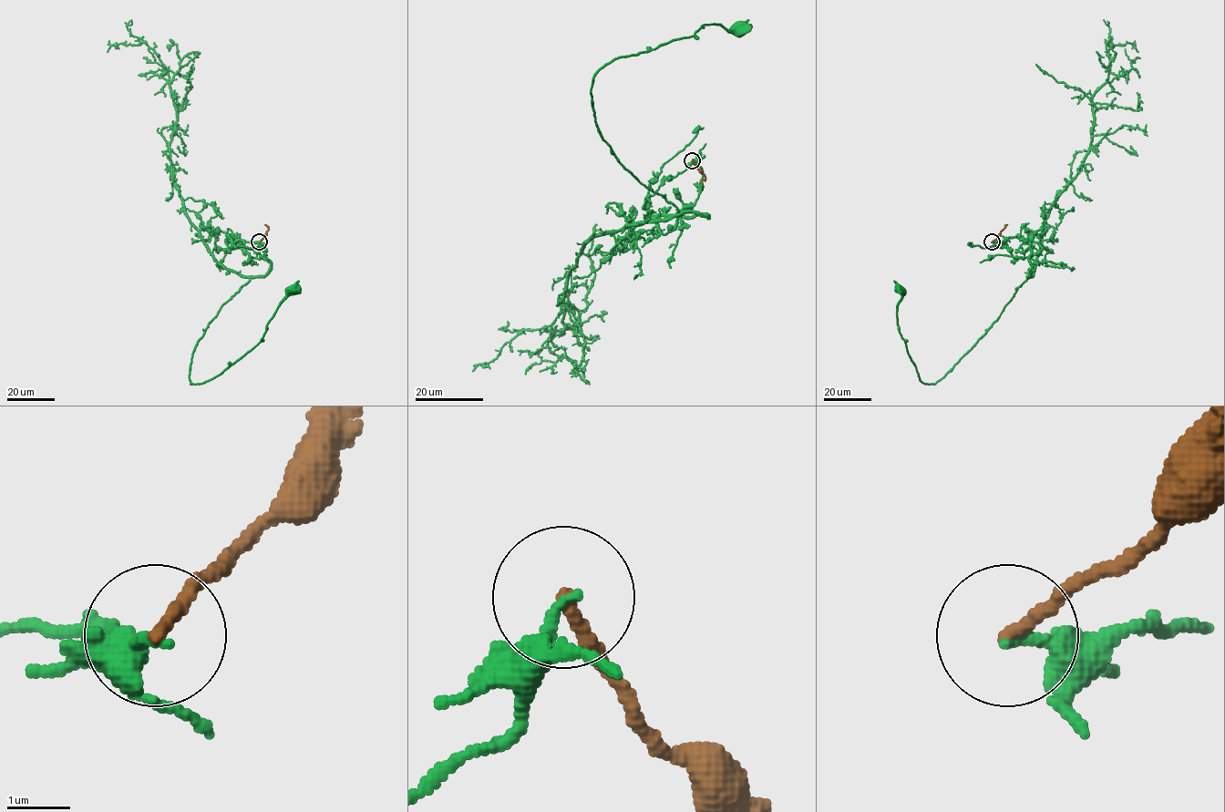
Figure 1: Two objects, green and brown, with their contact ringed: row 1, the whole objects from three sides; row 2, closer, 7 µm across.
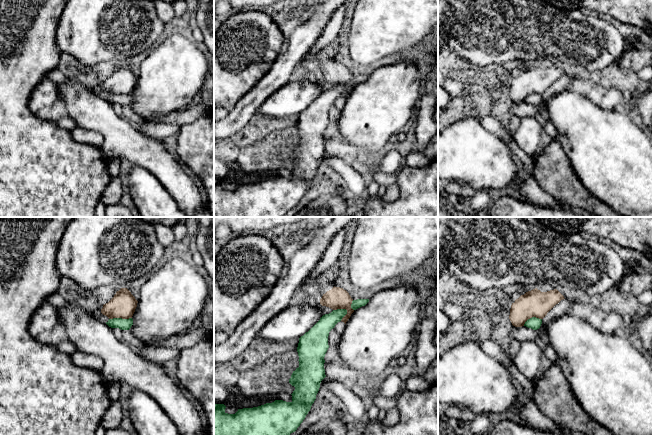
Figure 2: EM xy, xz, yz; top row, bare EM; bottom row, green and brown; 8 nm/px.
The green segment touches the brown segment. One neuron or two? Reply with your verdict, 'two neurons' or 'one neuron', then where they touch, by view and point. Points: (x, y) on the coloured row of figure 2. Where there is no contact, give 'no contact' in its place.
two neurons | xz (341, 309)

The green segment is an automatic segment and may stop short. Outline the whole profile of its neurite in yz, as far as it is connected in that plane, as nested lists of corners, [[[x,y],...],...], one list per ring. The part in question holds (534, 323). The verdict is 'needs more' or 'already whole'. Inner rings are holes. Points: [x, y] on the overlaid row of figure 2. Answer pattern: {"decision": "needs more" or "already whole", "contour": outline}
{"decision": "already whole", "contour": [[[532,317],[525,322],[524,326],[531,328],[533,330],[537,330],[540,328],[541,324],[542,324],[542,319]]]}

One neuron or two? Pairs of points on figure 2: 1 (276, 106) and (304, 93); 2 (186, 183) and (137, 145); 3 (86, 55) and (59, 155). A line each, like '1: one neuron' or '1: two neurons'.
1: one neuron
2: one neuron
3: two neurons

